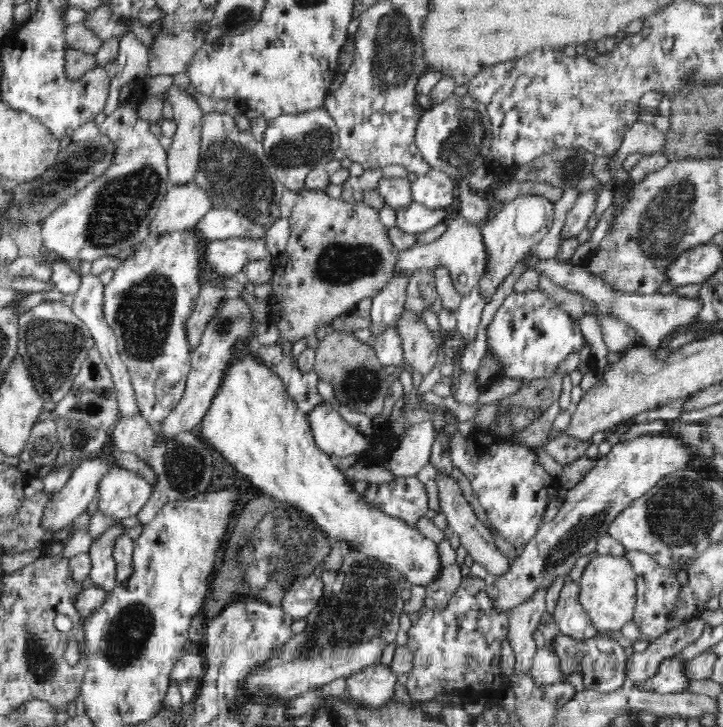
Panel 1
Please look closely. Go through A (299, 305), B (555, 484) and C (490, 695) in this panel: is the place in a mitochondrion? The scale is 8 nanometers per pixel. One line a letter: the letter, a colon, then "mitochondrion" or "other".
A: other
B: other
C: other

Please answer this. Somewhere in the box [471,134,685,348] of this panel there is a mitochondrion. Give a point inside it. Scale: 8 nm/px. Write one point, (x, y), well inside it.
(573, 166)

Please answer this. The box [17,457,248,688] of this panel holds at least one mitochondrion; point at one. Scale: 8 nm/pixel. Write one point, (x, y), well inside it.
(126, 638)

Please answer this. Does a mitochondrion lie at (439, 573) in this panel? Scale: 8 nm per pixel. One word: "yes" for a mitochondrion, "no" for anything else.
no

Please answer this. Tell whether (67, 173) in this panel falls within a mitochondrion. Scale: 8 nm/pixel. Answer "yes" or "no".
yes

